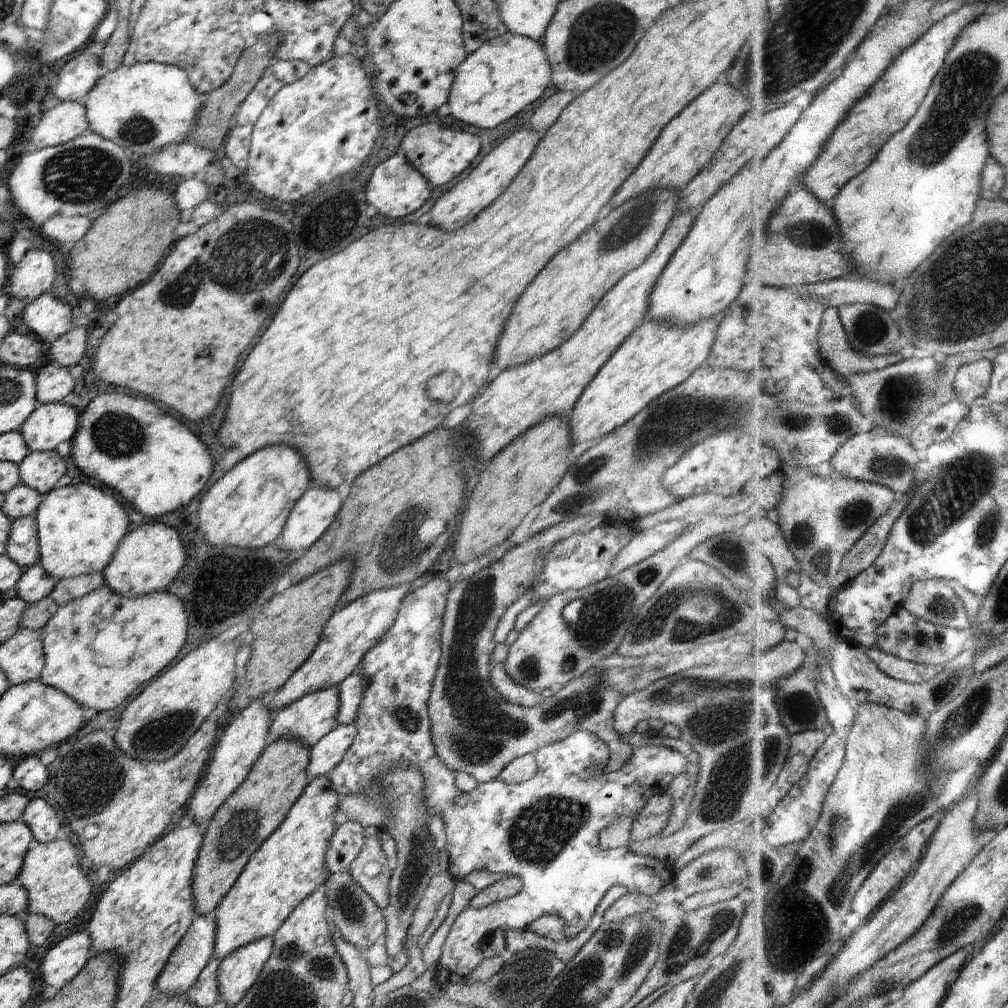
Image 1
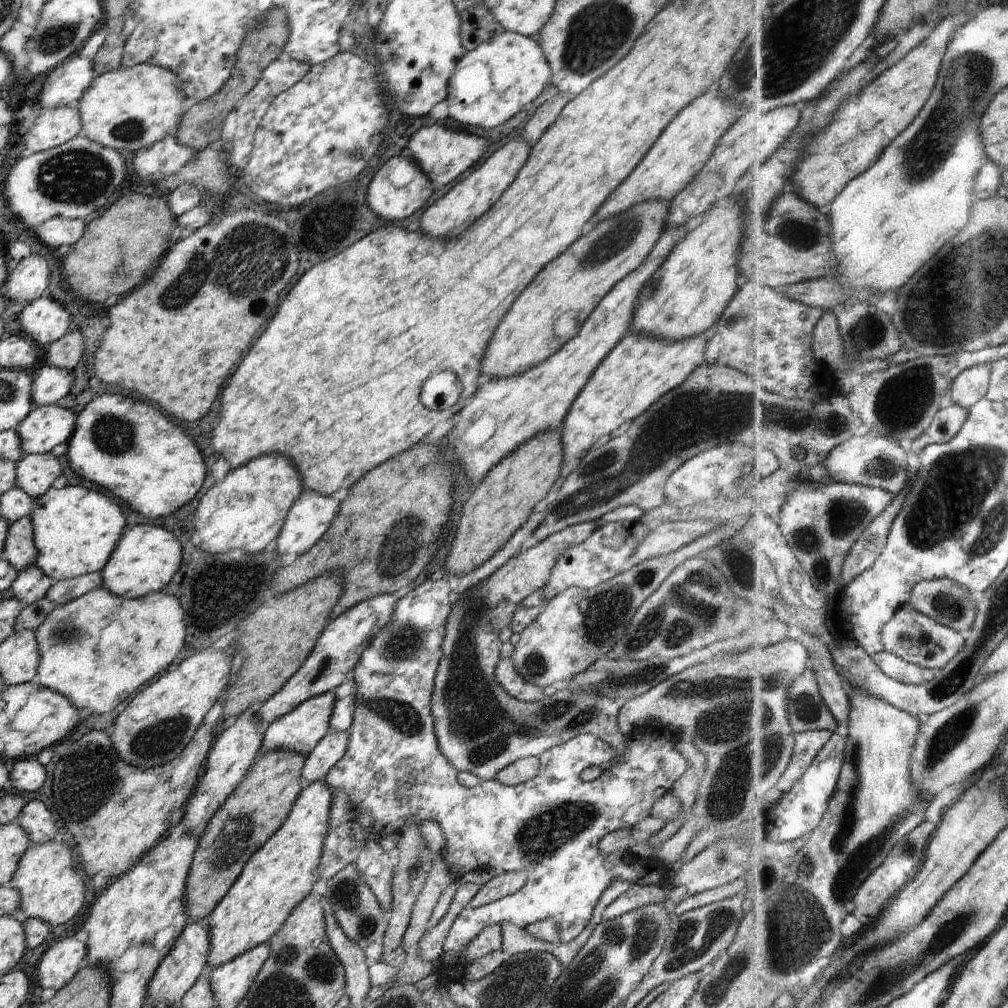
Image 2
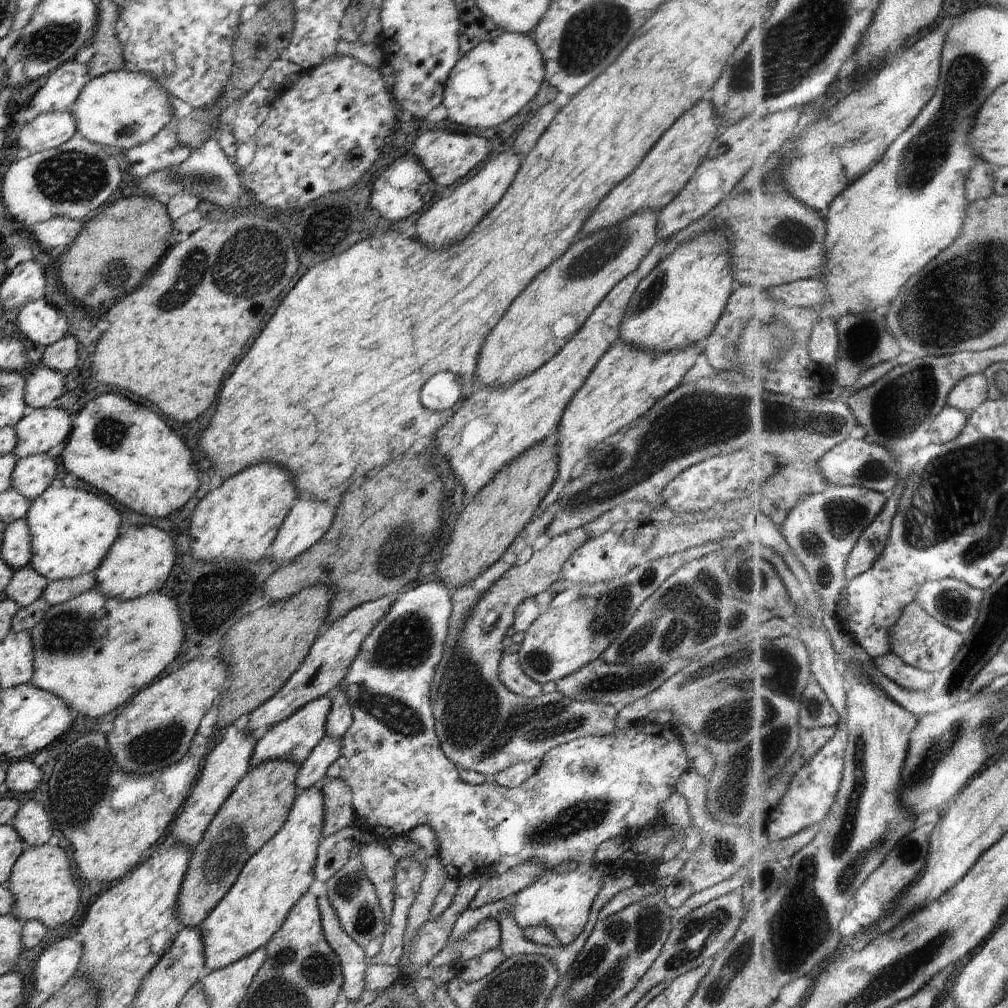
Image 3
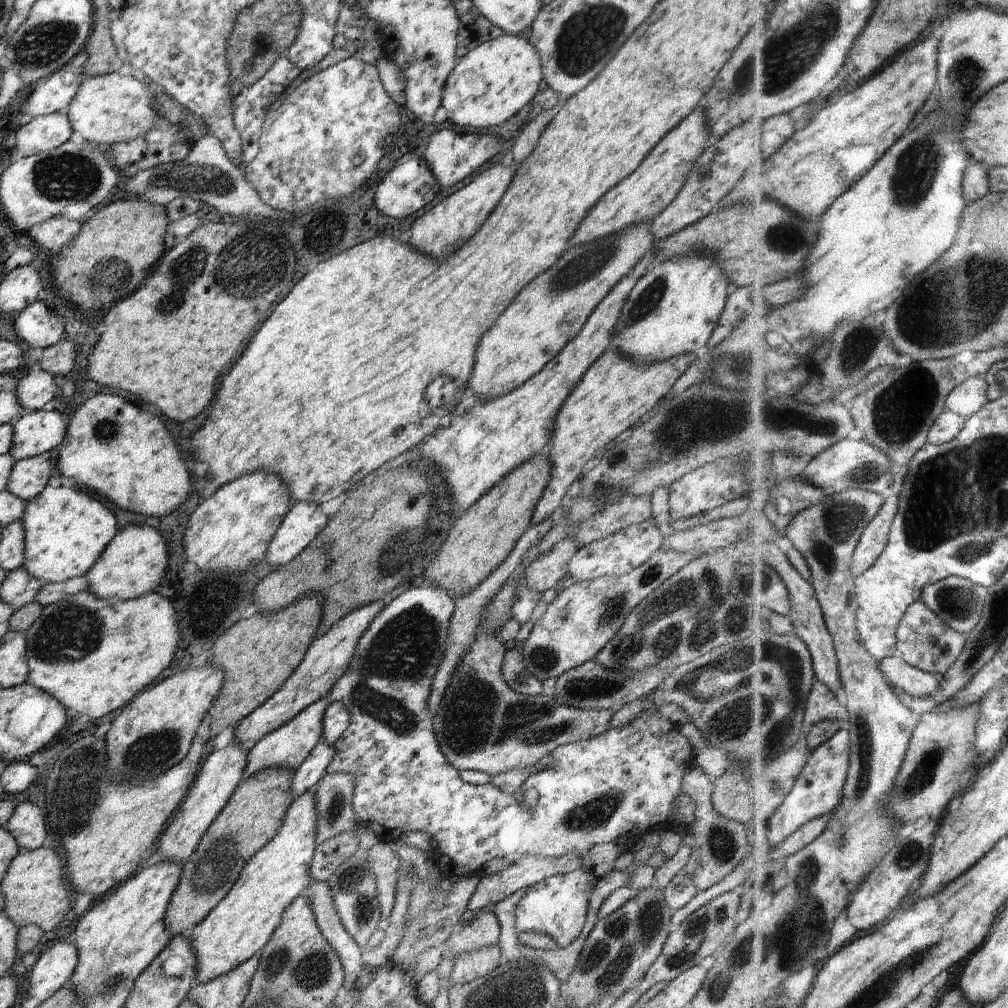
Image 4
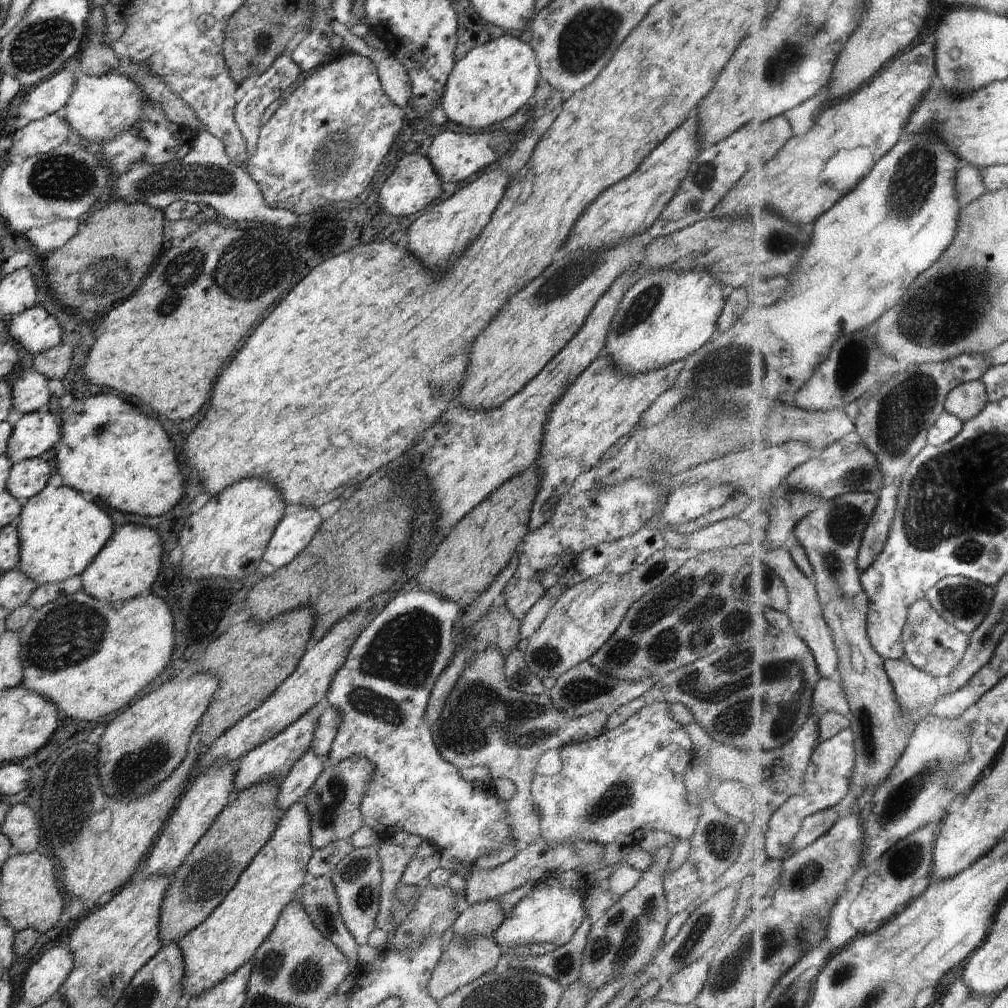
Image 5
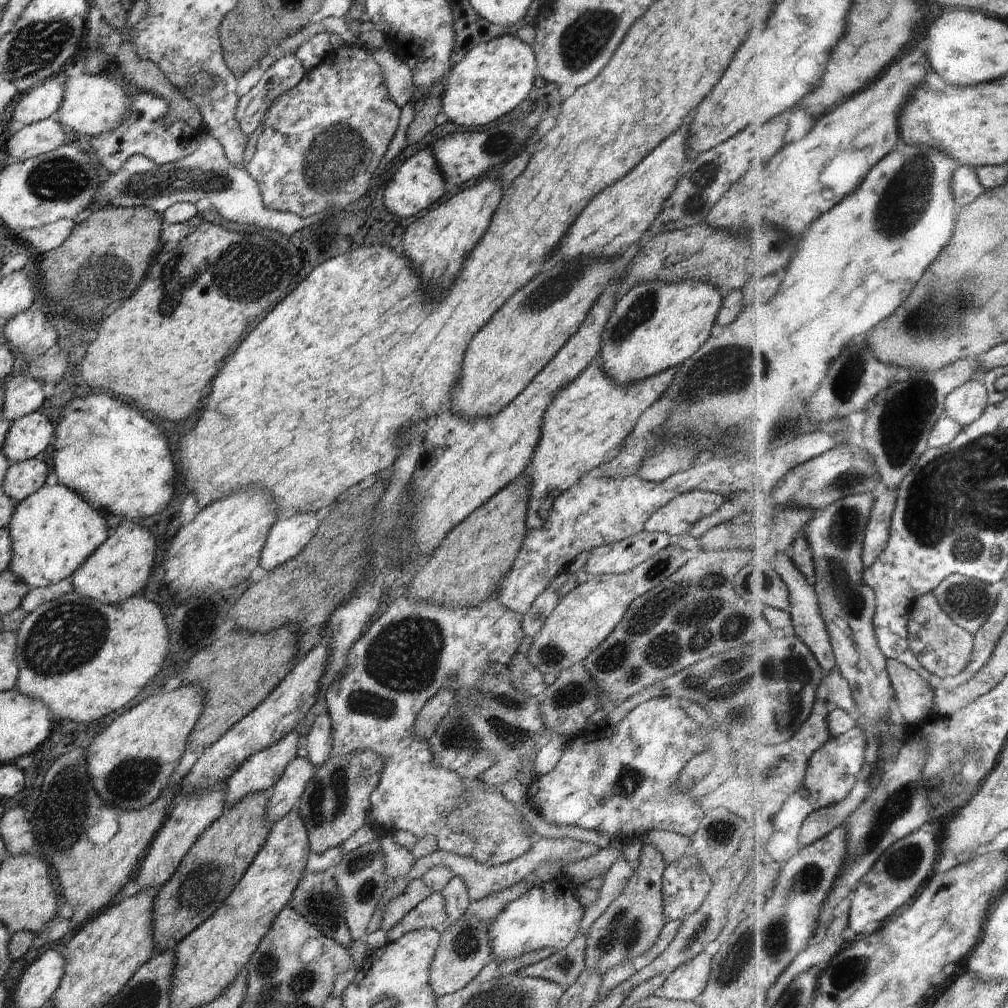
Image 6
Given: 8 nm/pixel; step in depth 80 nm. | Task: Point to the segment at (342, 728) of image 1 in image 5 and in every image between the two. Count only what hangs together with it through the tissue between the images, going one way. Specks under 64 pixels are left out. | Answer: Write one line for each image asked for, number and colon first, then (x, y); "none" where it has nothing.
2: (329, 750)
3: (313, 770)
4: (313, 769)
5: (293, 788)

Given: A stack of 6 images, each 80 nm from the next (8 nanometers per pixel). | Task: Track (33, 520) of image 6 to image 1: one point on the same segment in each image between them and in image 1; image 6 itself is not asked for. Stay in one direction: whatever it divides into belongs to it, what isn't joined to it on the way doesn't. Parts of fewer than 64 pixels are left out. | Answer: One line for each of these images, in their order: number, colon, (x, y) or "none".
1: (79, 527)
2: (76, 529)
3: (71, 529)
4: (65, 530)
5: (61, 531)

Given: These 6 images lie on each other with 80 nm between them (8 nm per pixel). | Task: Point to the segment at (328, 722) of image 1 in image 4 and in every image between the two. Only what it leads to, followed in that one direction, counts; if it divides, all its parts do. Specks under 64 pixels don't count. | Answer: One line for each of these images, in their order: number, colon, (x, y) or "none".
2: (298, 731)
3: (292, 740)
4: (287, 747)

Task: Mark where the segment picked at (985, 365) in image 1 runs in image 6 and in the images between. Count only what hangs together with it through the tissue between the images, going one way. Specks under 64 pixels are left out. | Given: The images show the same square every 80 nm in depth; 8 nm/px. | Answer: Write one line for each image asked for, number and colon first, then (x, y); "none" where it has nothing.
2: (972, 385)
3: (972, 392)
4: (969, 398)
5: (969, 400)
6: (967, 404)

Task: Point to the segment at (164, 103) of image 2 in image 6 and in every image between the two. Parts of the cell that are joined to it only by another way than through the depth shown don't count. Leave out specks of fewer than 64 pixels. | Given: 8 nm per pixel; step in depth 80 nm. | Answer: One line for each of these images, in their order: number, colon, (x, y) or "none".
3: (120, 109)
4: (112, 108)
5: (101, 107)
6: (92, 104)

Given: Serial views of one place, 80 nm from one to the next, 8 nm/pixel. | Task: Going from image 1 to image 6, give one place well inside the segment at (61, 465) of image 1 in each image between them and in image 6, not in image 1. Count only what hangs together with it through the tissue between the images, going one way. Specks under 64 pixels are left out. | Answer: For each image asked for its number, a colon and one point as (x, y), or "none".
2: (35, 473)
3: (32, 475)
4: (29, 477)
5: (27, 478)
6: (22, 479)

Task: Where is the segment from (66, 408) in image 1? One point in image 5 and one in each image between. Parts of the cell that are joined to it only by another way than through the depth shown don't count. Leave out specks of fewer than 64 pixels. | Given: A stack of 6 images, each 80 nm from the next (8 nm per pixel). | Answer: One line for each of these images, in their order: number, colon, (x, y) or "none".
2: (45, 427)
3: (39, 430)
4: (36, 432)
5: (34, 433)

